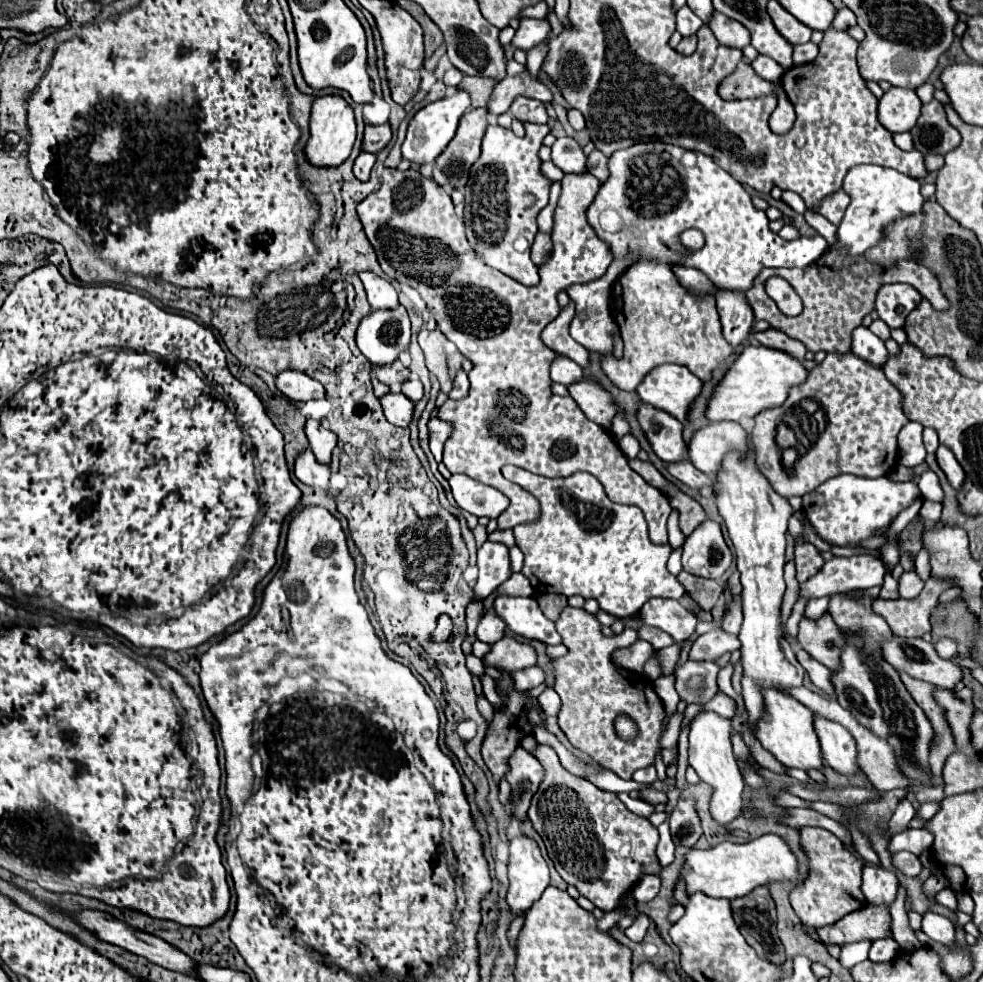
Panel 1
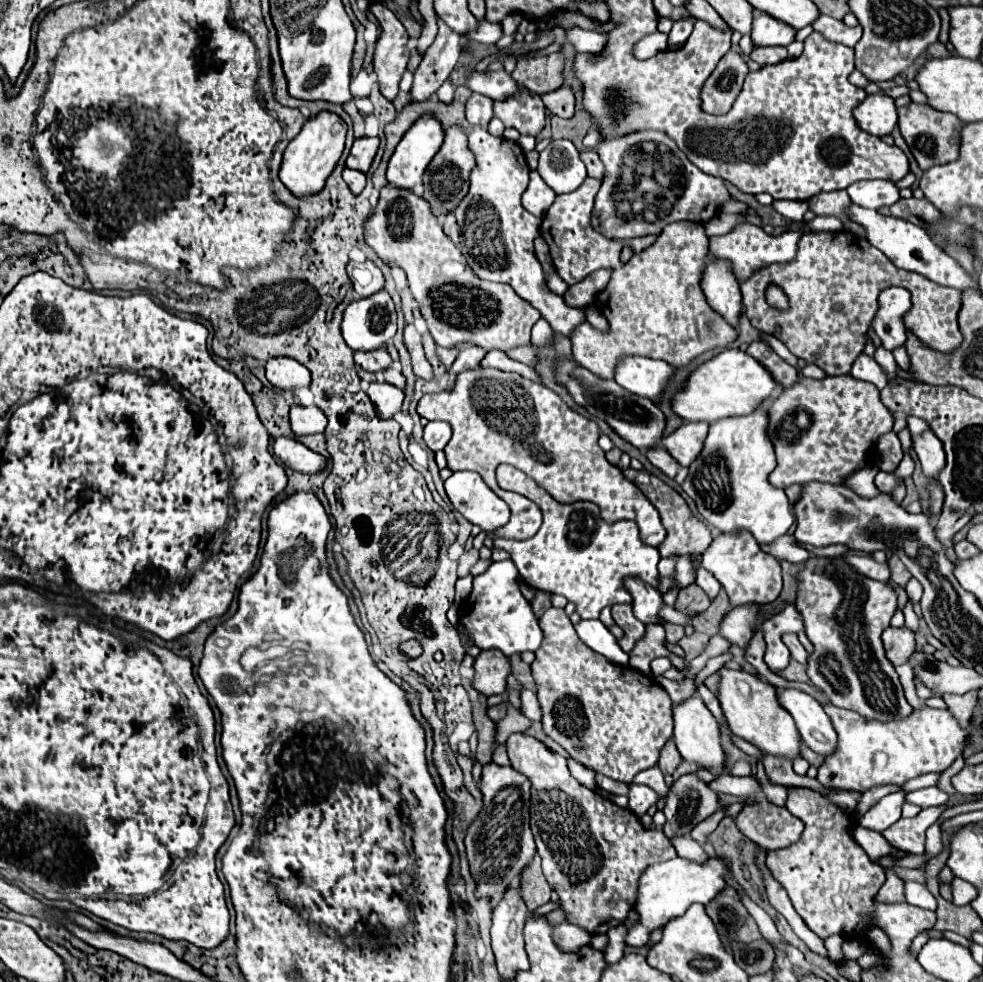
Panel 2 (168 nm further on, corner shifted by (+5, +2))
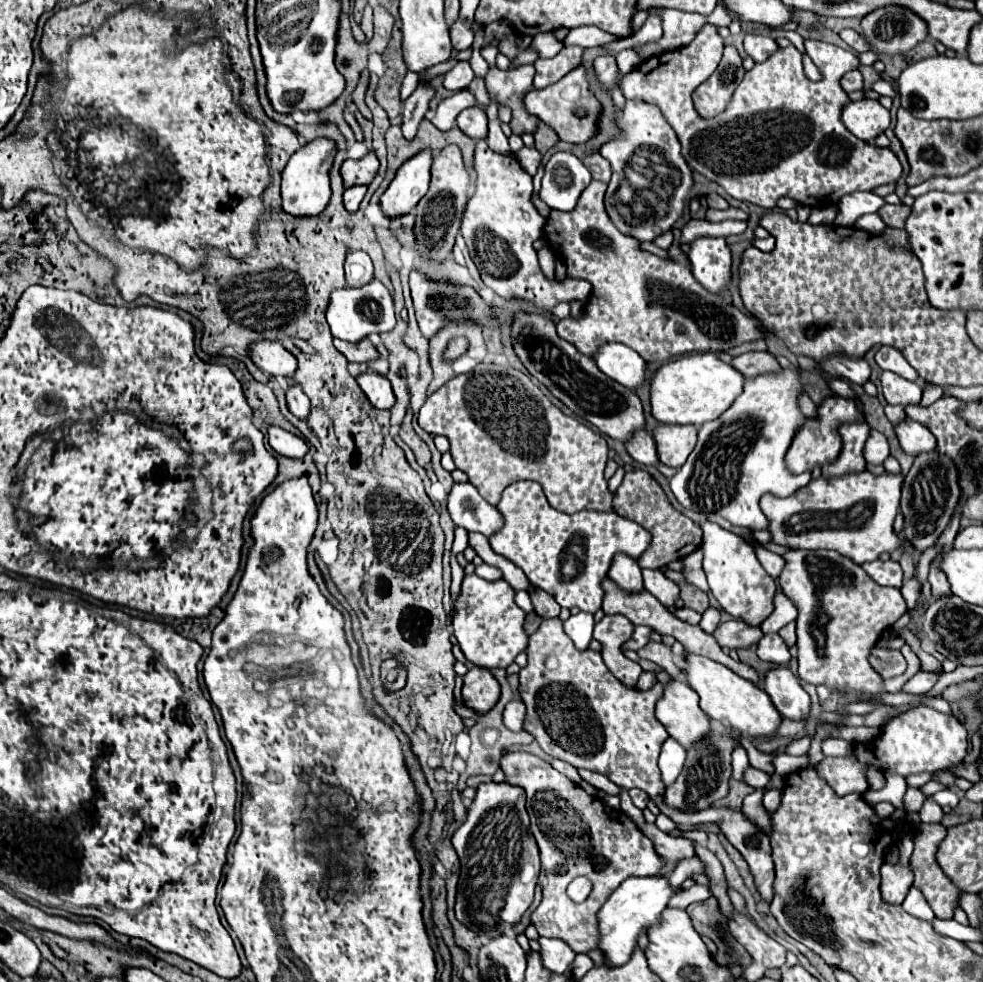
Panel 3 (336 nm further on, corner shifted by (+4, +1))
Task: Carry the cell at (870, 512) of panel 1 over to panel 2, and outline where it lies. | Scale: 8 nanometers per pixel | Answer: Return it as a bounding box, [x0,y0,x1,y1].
[846,464,880,498]

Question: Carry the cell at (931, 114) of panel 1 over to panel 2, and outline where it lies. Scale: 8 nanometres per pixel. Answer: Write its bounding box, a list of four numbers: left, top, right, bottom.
[898,102,962,170]

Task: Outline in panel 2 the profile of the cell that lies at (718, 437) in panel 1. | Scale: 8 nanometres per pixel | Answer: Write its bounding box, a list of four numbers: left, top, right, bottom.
[662,422,708,466]

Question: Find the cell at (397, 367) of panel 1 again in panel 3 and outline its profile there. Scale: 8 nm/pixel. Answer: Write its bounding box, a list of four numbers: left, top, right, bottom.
[333,339,381,363]

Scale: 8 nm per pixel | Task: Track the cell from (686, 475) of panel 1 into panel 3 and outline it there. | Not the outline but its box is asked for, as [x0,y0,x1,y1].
[627,429,659,467]

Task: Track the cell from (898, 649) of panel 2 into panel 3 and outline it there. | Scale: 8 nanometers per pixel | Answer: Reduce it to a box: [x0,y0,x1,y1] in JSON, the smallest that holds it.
[869,647,907,679]

